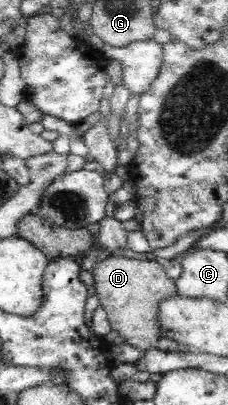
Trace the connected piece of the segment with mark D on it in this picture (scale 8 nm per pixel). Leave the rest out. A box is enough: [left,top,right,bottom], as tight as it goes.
[91,256,177,351]

